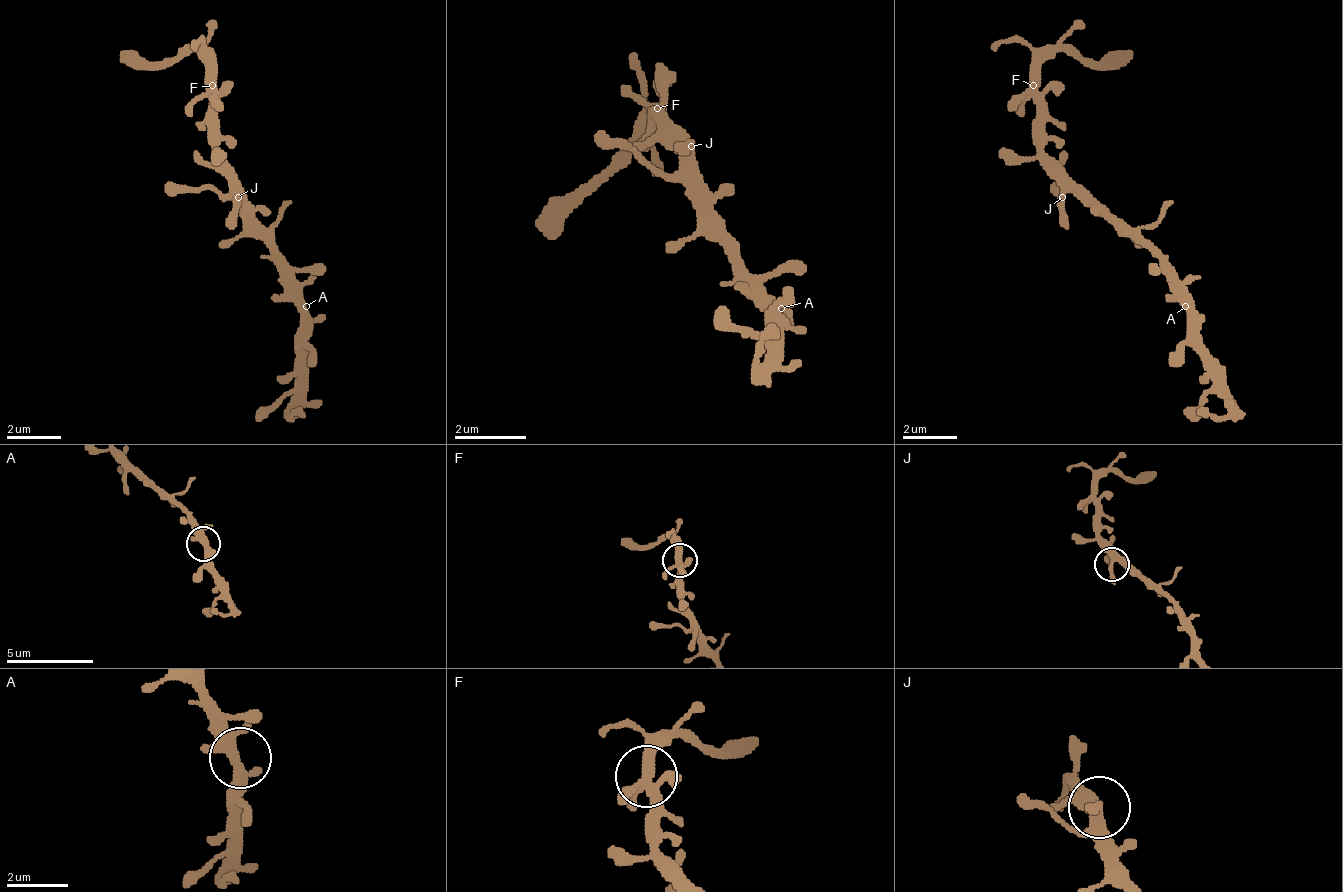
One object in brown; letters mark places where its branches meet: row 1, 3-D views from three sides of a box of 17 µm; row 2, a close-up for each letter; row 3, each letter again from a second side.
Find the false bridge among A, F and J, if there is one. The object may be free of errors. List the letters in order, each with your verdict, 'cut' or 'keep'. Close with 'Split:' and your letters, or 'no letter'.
A: keep
F: keep
J: keep
Split: no letter

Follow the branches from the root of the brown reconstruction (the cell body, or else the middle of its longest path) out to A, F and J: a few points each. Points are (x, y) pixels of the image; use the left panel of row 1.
A: (258, 210), (258, 231), (279, 251), (279, 265), (286, 272), (286, 279), (293, 285), (293, 292), (306, 306)
F: (258, 210), (245, 197), (245, 190), (231, 169), (231, 162), (217, 149), (217, 94), (211, 87)
J: (258, 210), (238, 190), (238, 197)

